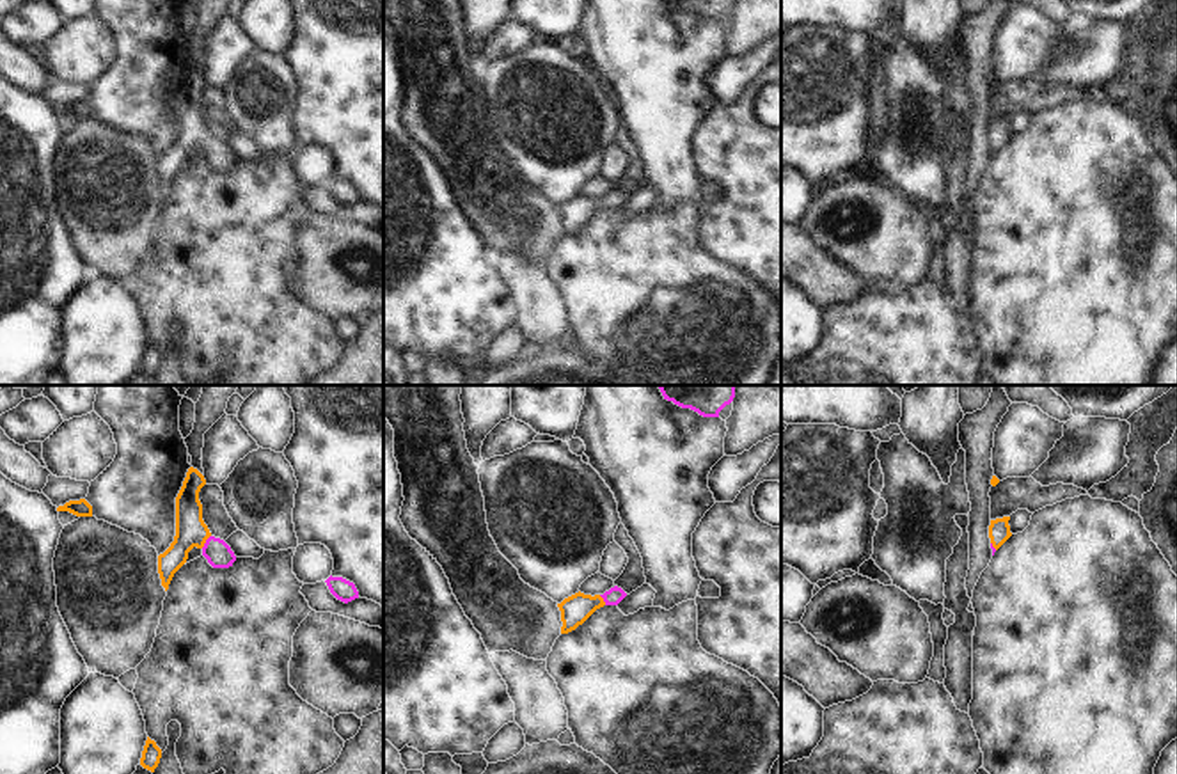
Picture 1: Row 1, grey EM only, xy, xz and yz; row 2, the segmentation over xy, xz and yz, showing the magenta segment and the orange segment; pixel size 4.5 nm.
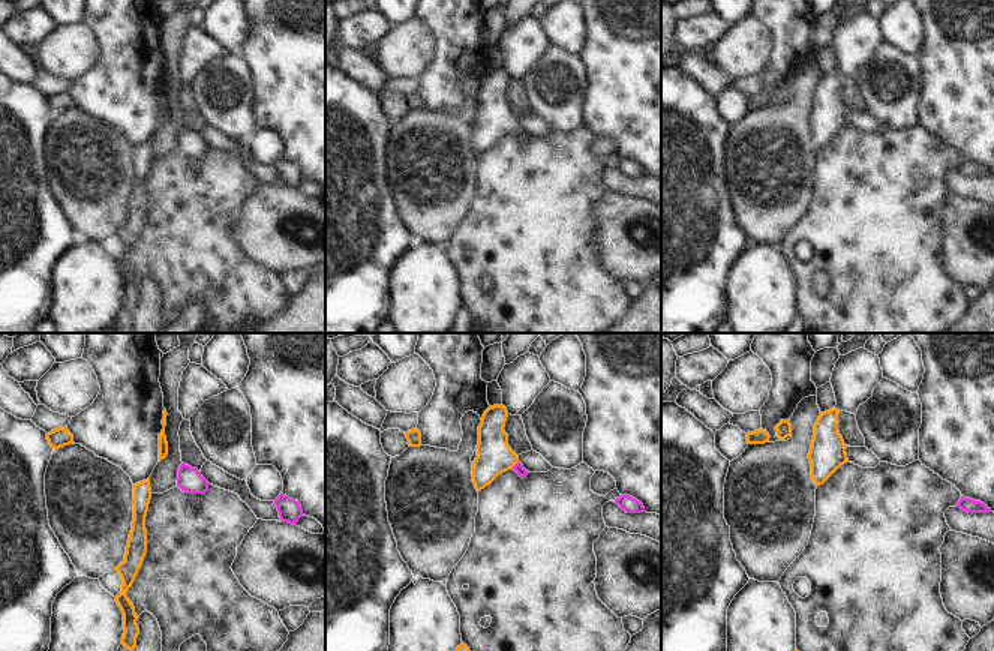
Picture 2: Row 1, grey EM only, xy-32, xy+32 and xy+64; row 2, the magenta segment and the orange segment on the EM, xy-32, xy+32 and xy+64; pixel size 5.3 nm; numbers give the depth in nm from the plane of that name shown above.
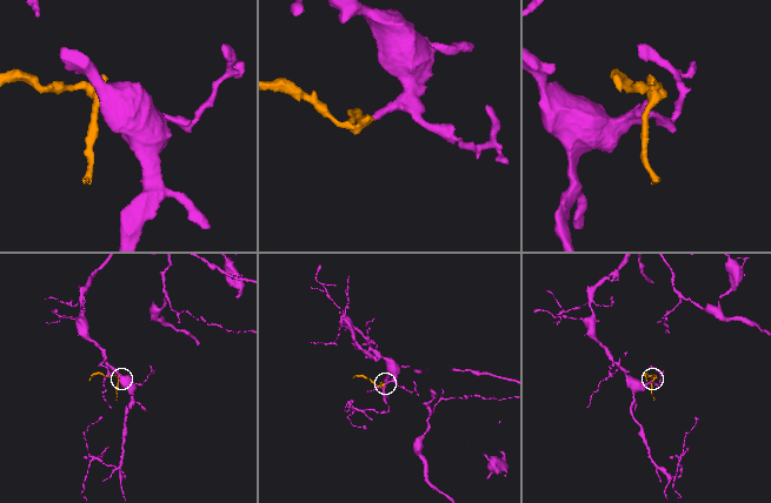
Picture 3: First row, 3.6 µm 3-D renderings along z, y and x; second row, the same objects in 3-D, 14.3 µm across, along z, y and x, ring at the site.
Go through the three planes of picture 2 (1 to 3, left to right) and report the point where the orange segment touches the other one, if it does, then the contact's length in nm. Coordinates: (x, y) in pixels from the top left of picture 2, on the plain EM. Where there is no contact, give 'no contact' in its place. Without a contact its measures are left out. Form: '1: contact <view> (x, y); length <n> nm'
1: no contact
2: contact xy+32 (516, 128); length 50 nm
3: no contact

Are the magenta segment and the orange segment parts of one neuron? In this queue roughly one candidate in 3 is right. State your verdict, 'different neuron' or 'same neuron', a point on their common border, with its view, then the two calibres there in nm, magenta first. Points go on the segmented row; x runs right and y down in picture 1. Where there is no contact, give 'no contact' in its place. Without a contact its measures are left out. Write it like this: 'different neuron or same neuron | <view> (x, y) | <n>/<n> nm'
same neuron | xy (206, 542) | 120/140 nm

